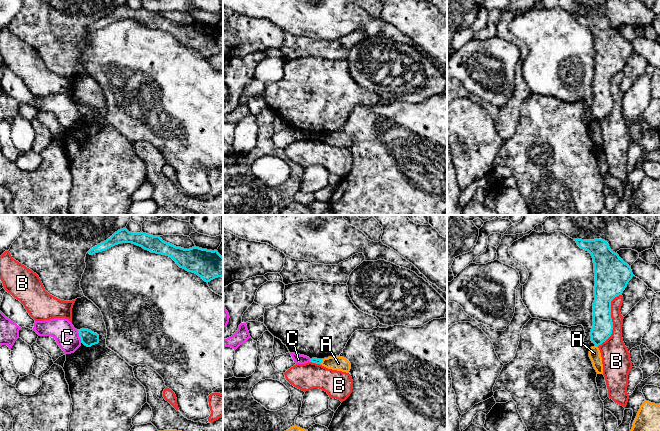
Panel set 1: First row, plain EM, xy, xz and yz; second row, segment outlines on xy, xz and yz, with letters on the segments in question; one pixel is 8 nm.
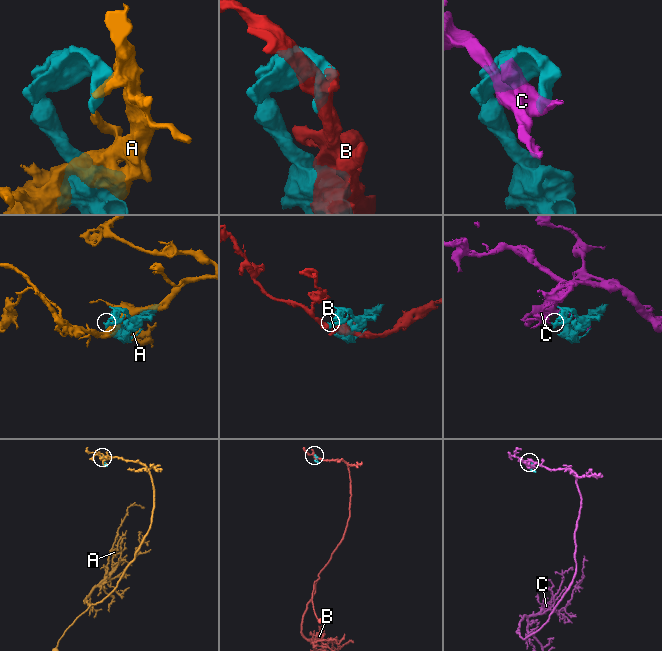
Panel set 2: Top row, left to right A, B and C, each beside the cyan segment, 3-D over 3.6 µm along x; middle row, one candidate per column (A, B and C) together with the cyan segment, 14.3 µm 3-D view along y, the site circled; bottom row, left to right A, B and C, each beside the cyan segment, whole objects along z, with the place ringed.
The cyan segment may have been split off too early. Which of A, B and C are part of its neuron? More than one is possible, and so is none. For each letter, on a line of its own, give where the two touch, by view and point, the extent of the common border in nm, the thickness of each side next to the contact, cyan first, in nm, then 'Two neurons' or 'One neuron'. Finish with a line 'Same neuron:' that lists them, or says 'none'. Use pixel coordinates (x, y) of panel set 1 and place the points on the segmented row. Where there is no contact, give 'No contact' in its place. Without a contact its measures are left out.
A: Touches cyan at yz (596, 345). Shared border 30 nm. Thickness 160 nm (cyan) against 100 nm. Two neurons
B: Touches cyan at yz (611, 320). Shared border 460 nm. Thickness 190 nm (cyan) against 220 nm. Two neurons
C: Touches cyan at xy (79, 336). Shared border 110 nm. Thickness 120 nm (cyan) against 190 nm. Two neurons
Same neuron: none

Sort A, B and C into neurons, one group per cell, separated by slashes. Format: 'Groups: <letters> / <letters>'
Groups: A / B / C

